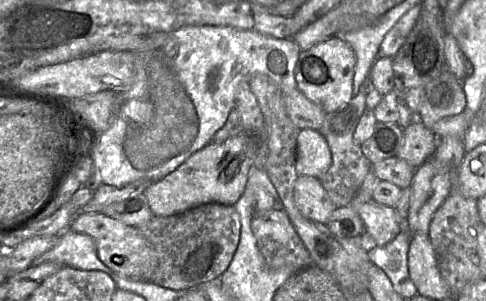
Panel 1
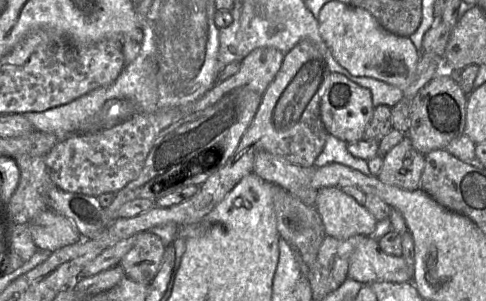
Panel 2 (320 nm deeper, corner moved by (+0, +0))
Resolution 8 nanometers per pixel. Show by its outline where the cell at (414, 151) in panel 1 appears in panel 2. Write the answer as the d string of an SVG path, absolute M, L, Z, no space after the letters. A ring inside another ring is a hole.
M408 135L383 156L383 166L378 179L387 185L413 191L420 188L425 156L417 151Z

